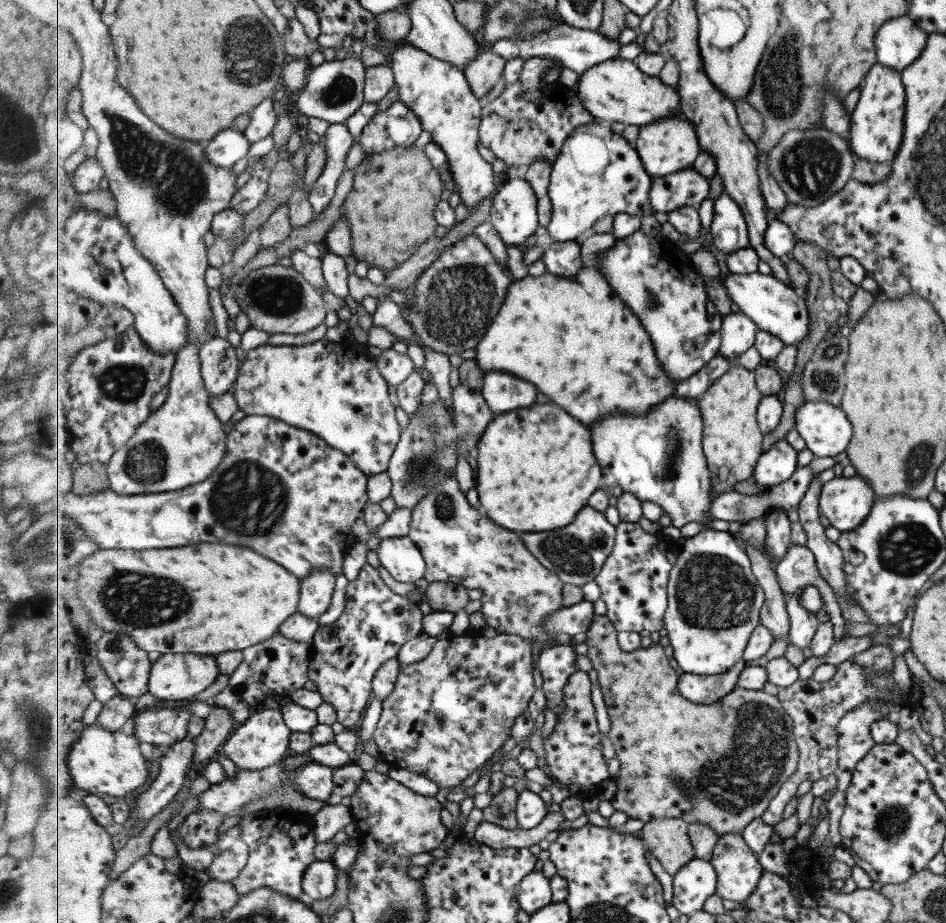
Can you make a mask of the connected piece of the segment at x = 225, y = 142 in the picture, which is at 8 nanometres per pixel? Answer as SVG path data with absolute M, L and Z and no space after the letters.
M226 129L219 132L207 146L207 158L215 164L229 169L233 168L239 160L247 156L251 146L250 140L244 132L237 129Z

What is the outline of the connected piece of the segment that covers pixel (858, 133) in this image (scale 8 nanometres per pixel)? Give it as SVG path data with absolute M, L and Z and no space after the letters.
M876 62L857 86L858 100L850 115L850 145L857 159L873 162L891 162L897 154L903 137L904 88L900 71L889 69Z

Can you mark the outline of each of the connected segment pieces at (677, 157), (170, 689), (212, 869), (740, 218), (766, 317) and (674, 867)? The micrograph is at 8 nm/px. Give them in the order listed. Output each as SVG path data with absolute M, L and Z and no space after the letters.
M685 116L683 119L680 117L667 118L643 127L634 145L643 159L647 172L653 178L691 169L699 154L702 153L698 131Z
M163 654L152 665L150 693L159 700L189 700L207 690L220 673L218 659L211 654Z
M236 838L225 850L219 851L213 864L207 868L209 879L219 882L233 881L245 868L249 858L249 845L241 838Z
M723 190L714 201L714 219L710 230L714 246L725 255L750 246L750 231L742 207Z
M758 271L753 274L727 273L724 280L731 300L743 312L759 325L760 330L773 333L786 345L798 345L806 340L811 328L811 314L803 291L798 290L773 274L765 275Z
M682 818L655 819L646 823L641 832L646 848L657 858L664 870L672 877L679 873L683 866L698 856L694 848L694 842L691 840L690 822Z

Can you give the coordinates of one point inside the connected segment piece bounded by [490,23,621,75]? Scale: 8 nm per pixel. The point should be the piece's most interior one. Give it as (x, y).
(578, 49)

